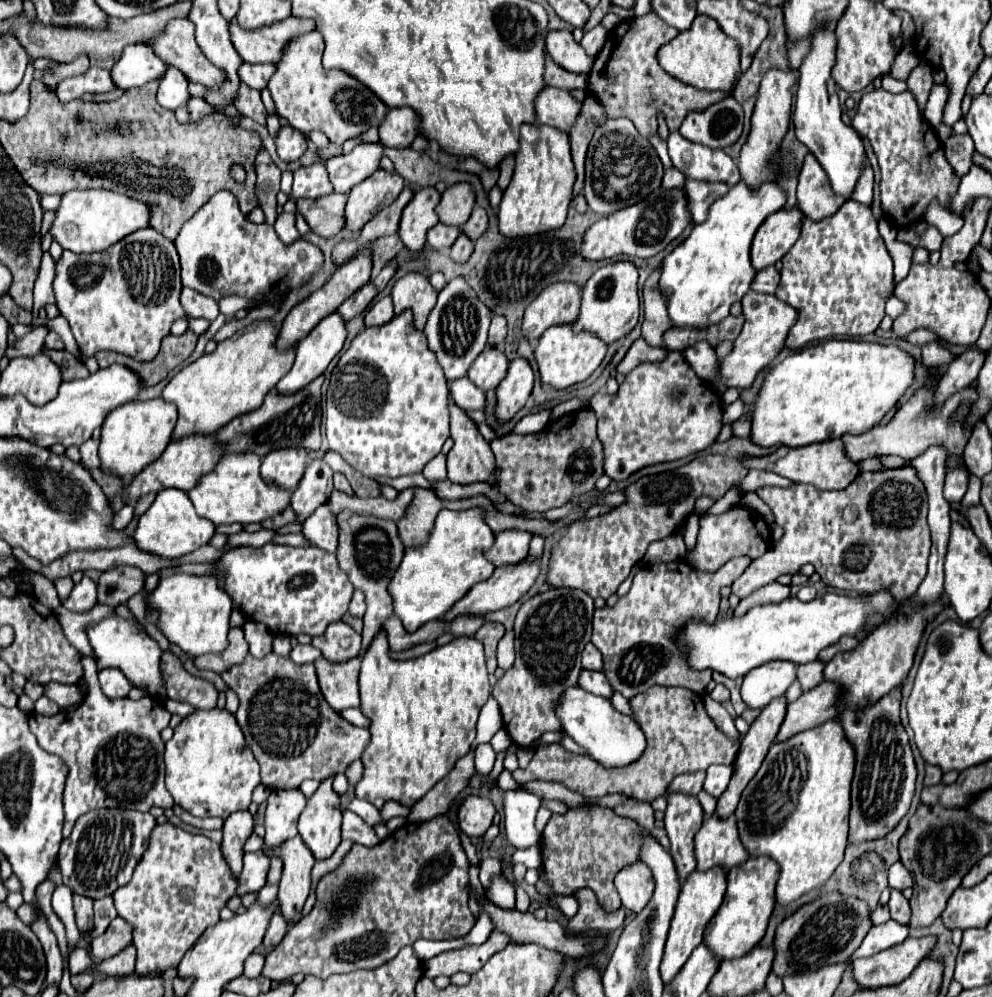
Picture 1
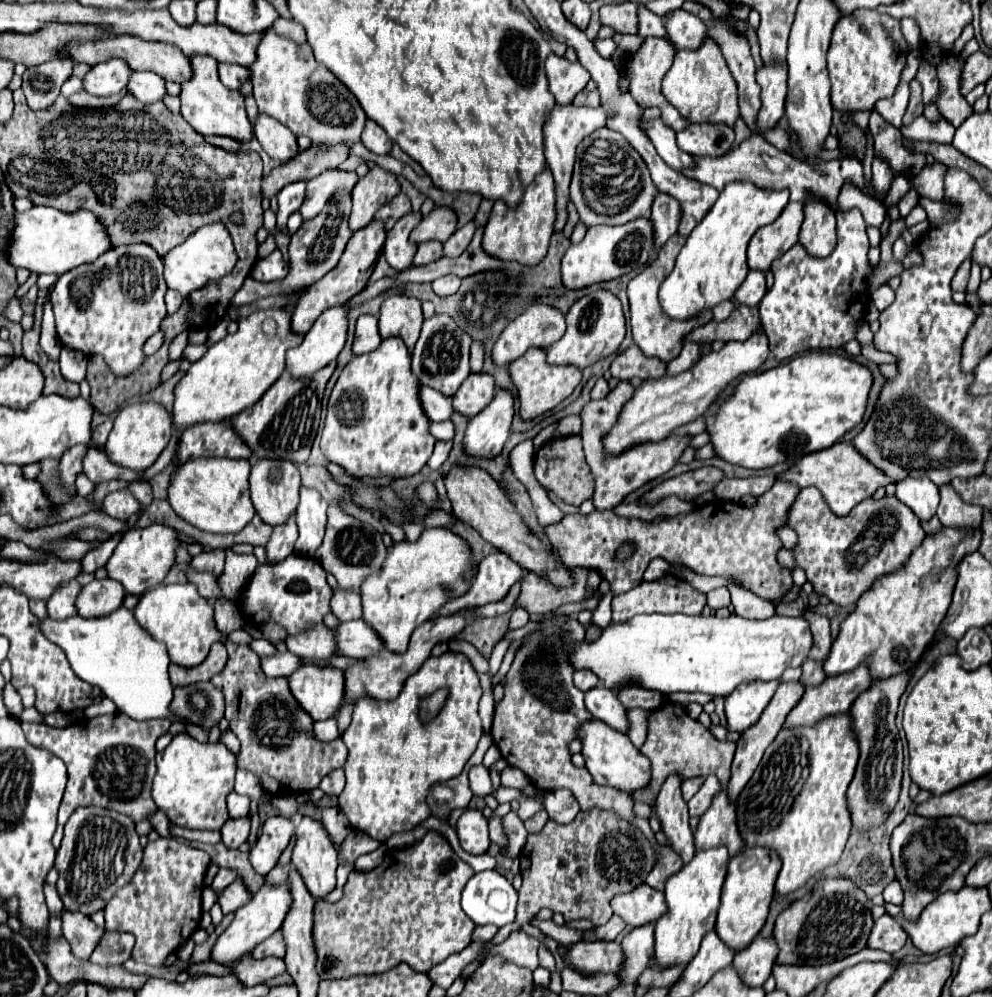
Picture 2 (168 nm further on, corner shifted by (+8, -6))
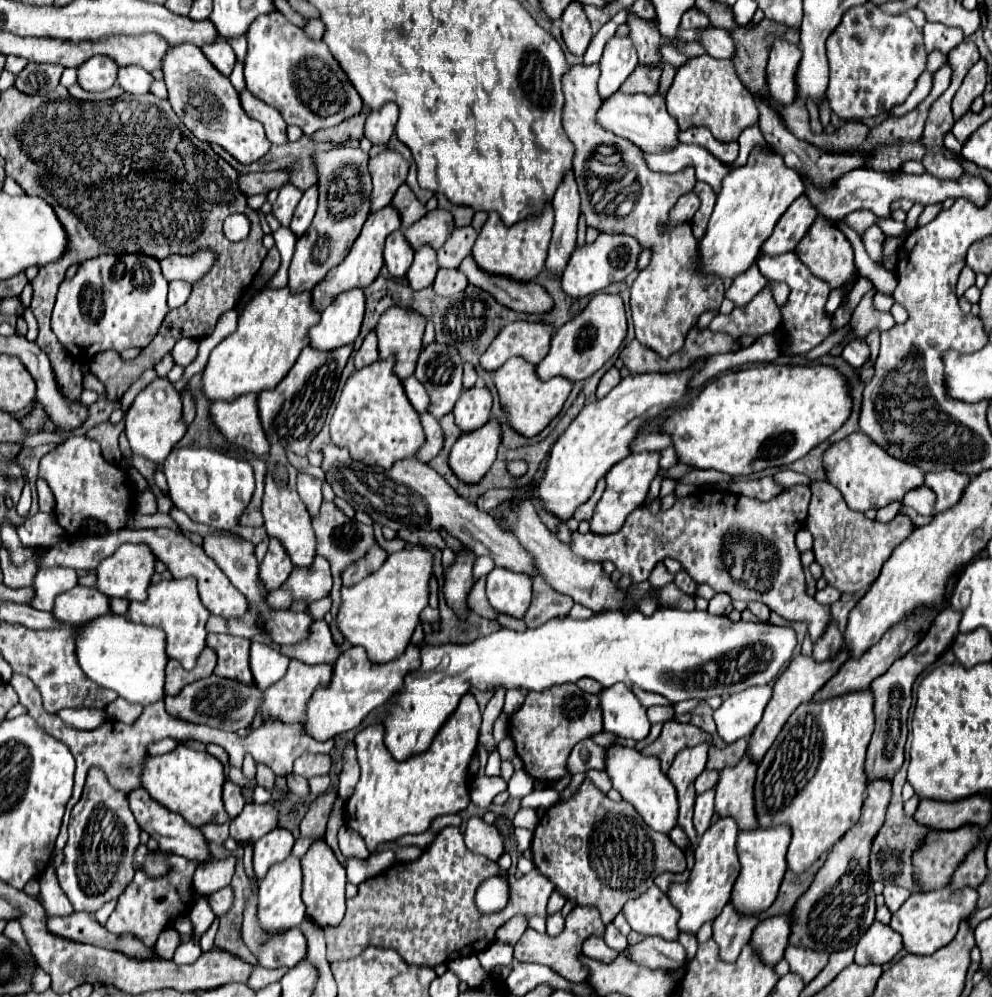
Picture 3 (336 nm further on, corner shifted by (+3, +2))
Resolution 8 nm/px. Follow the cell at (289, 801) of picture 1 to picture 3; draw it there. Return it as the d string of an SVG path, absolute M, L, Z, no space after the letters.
M275 828L253 844L253 868L257 880L263 880L273 864L283 862L291 854L293 842L295 838L289 830Z

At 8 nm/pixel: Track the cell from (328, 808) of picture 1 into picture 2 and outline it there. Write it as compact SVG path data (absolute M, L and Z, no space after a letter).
M302 816L296 826L296 844L292 850L292 864L296 866L296 870L304 878L304 884L312 896L326 896L330 890L334 890L336 868L338 868L336 856L338 854L336 854L334 842L330 840L324 824L320 820L310 818L310 816Z

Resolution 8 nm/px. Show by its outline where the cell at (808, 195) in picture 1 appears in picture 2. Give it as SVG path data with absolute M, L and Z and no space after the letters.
M804 202L800 242L814 256L828 256L836 244L836 212L822 202Z

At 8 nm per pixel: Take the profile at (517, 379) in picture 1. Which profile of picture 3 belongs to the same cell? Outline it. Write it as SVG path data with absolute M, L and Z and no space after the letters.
M495 420L481 430L461 434L449 452L451 472L465 484L477 484L491 468L501 444L501 428Z

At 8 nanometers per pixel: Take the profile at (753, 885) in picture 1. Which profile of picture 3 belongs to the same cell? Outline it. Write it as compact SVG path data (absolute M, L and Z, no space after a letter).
M771 826L771 830L755 828L739 832L737 836L737 854L741 862L741 874L733 886L731 900L741 912L763 912L767 910L773 900L777 898L779 884L783 880L783 874L787 870L785 854L791 840L791 830L787 826Z

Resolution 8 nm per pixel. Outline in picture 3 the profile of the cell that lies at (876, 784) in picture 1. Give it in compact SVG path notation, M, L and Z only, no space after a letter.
M947 606L945 610L939 612L939 616L933 620L927 636L903 658L895 660L895 664L879 678L873 680L871 690L875 696L875 732L867 750L867 762L865 762L865 772L869 780L875 778L893 778L893 774L901 768L903 764L903 746L907 740L907 714L911 708L911 690L913 682L917 676L931 666L953 642L953 638L959 632L959 610L953 610Z

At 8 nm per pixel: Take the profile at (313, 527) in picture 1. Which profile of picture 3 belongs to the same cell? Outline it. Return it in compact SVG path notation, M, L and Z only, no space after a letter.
M297 474L297 492L299 492L301 500L305 502L309 514L313 514L313 516L319 512L319 506L323 502L321 486L323 486L323 480L313 478L309 474Z

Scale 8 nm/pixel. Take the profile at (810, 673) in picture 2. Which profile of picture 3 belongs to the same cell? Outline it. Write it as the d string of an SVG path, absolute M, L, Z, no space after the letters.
M831 618L831 622L827 624L825 634L813 646L813 658L819 660L819 662L833 658L839 652L839 648L843 648L843 642L845 640L843 640L841 630L837 628L837 620Z

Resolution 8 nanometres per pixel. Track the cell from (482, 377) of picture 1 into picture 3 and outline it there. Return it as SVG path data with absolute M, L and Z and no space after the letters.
M475 386L461 394L453 410L453 416L461 432L473 432L485 426L485 422L489 420L489 412L491 412L491 392L487 388Z

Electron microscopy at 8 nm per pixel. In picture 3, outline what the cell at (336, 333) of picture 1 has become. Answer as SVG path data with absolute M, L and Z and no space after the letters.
M361 288L341 292L323 312L319 324L309 332L311 346L327 352L345 344L353 344L359 336L365 312L365 294Z

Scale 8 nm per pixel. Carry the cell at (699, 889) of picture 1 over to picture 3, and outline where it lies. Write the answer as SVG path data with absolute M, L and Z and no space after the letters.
M721 818L717 820L707 834L699 838L699 844L695 848L695 866L691 870L691 876L685 884L673 884L669 890L669 900L671 904L681 912L679 920L679 930L681 932L691 932L697 934L697 930L709 922L715 920L723 906L731 900L731 890L733 884L739 876L739 858L735 852L735 840L737 840L739 828L735 826L733 818Z

